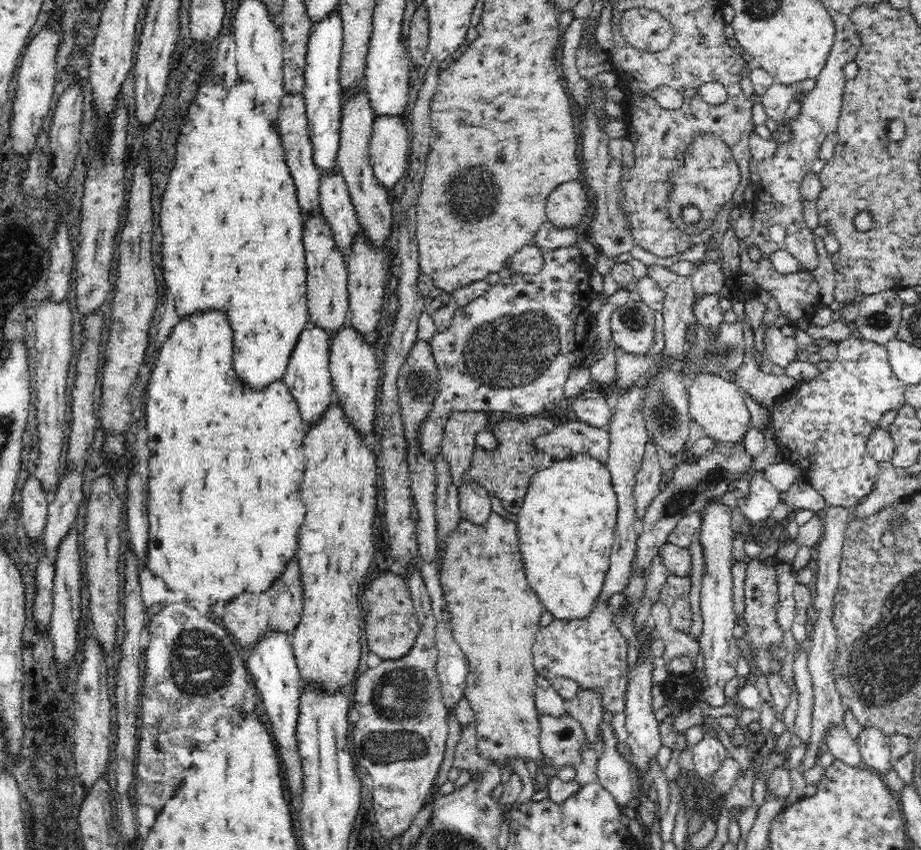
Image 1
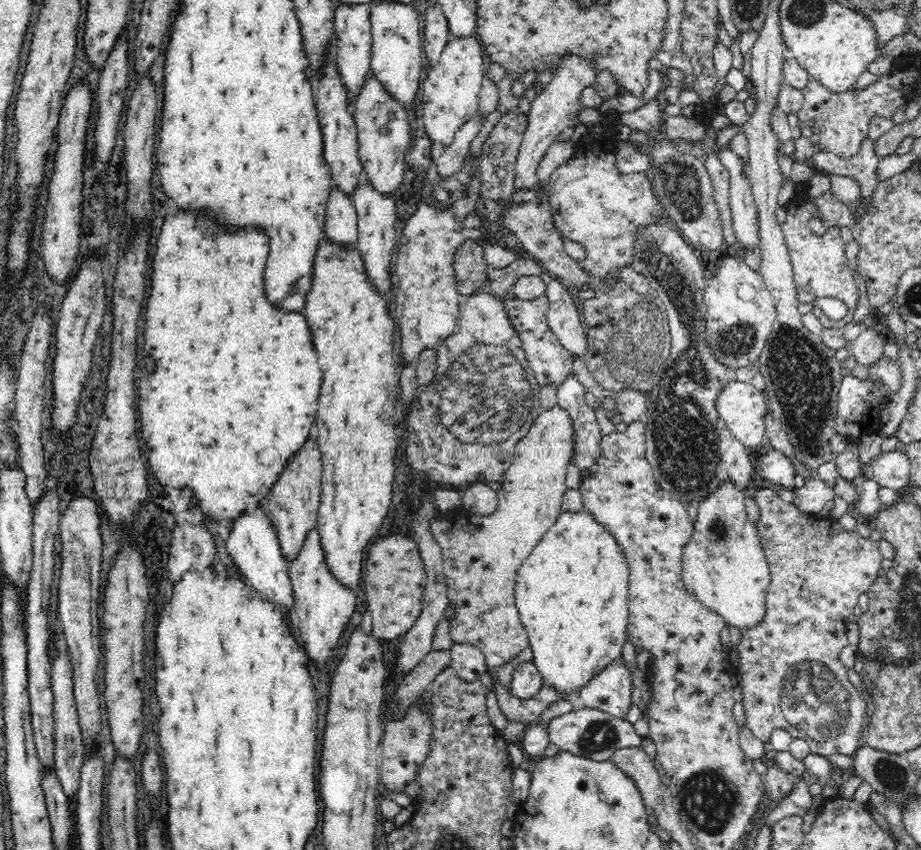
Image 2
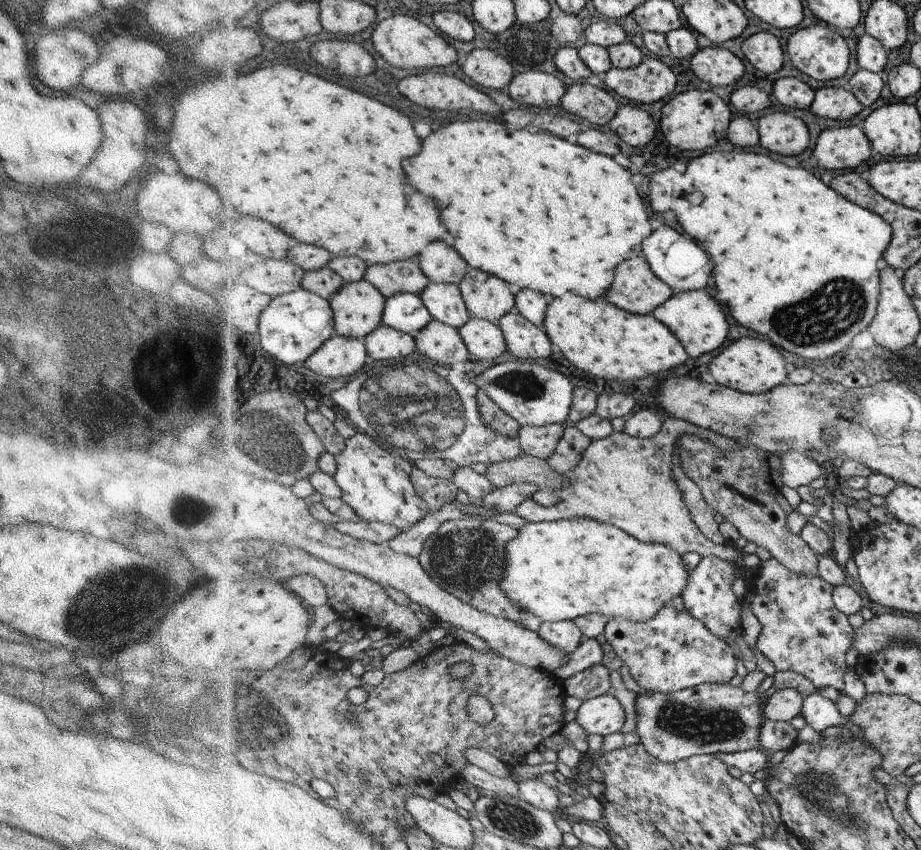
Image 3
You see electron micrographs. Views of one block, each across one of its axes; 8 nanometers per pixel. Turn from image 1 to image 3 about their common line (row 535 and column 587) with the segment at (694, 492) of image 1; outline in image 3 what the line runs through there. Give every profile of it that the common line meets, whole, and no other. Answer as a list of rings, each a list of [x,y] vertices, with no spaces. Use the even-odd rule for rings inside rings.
[[[590,638],[585,642],[581,642],[578,648],[568,655],[568,662],[564,662],[552,674],[562,682],[566,678],[570,678],[570,676],[574,676],[574,674],[594,666],[594,664],[600,664],[602,656],[604,656],[604,652],[602,652],[601,644],[596,638]]]

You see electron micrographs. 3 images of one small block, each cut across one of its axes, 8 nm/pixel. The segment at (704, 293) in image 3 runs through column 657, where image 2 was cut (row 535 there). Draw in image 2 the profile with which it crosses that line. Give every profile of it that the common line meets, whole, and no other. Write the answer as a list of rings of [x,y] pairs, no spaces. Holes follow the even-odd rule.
[[[312,528],[304,541],[300,554],[289,564],[289,577],[294,586],[294,622],[293,627],[298,628],[298,641],[302,642],[302,650],[306,658],[314,662],[318,672],[328,666],[336,658],[338,640],[346,630],[354,610],[356,610],[356,596],[349,588],[333,578],[332,573],[325,567],[324,551],[321,550],[320,535],[317,529]]]

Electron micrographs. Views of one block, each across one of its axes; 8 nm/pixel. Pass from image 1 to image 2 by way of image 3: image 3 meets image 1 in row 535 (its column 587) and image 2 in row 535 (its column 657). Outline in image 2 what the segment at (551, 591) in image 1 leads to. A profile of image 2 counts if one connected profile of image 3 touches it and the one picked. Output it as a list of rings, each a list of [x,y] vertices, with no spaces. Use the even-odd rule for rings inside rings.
[[[584,509],[581,512],[561,512],[556,517],[556,522],[544,533],[538,546],[534,548],[532,554],[523,561],[523,566],[519,569],[515,580],[515,605],[520,613],[520,620],[523,621],[524,628],[528,631],[529,645],[532,648],[533,658],[536,668],[539,669],[540,675],[543,676],[544,685],[556,687],[562,696],[572,691],[581,689],[588,681],[592,681],[597,672],[604,667],[614,663],[621,658],[622,646],[626,644],[625,639],[626,625],[628,624],[628,599],[627,588],[629,584],[629,565],[627,558],[624,557],[623,548],[620,547],[616,537],[612,535],[610,529],[596,516]]]

